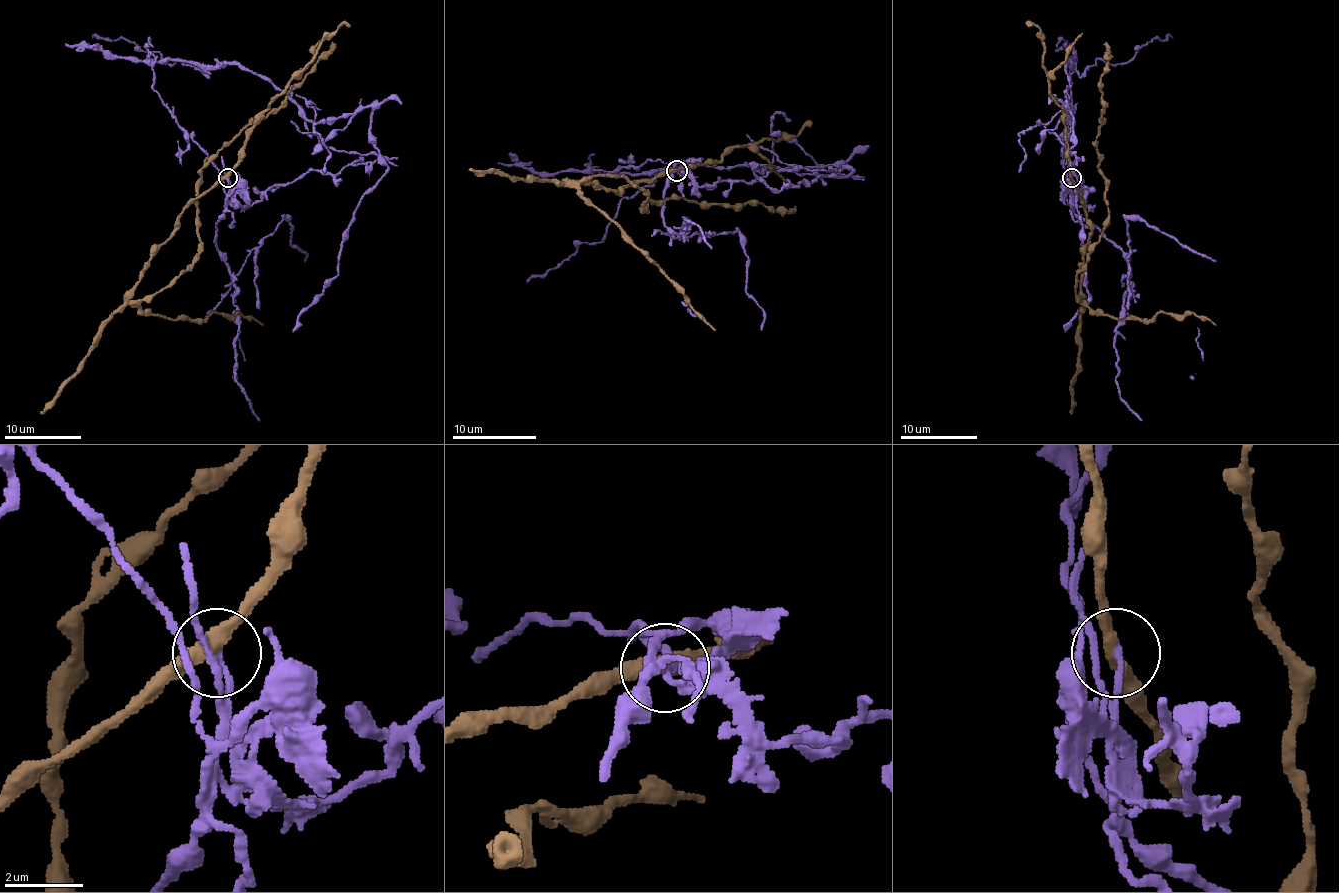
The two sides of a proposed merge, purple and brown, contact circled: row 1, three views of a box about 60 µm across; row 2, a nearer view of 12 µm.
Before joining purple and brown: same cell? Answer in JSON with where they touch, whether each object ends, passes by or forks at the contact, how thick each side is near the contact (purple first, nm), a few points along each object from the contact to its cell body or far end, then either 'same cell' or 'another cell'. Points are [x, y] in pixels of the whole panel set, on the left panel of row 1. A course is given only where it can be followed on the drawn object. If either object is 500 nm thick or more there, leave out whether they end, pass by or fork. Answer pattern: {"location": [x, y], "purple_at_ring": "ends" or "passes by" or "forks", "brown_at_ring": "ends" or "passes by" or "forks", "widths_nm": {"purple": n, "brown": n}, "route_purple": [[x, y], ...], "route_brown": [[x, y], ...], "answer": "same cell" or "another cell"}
{"location": [228, 177], "purple_at_ring": "ends", "brown_at_ring": "passes by", "widths_nm": {"purple": 160, "brown": 360}, "route_purple": [[227, 178], [229, 185], [153, 88], [155, 63], [242, 65], [302, 97], [328, 151], [325, 172]], "route_brown": [[227, 178], [181, 214], [134, 300], [166, 288], [199, 252], [202, 168], [275, 111], [336, 44]], "answer": "another cell"}

